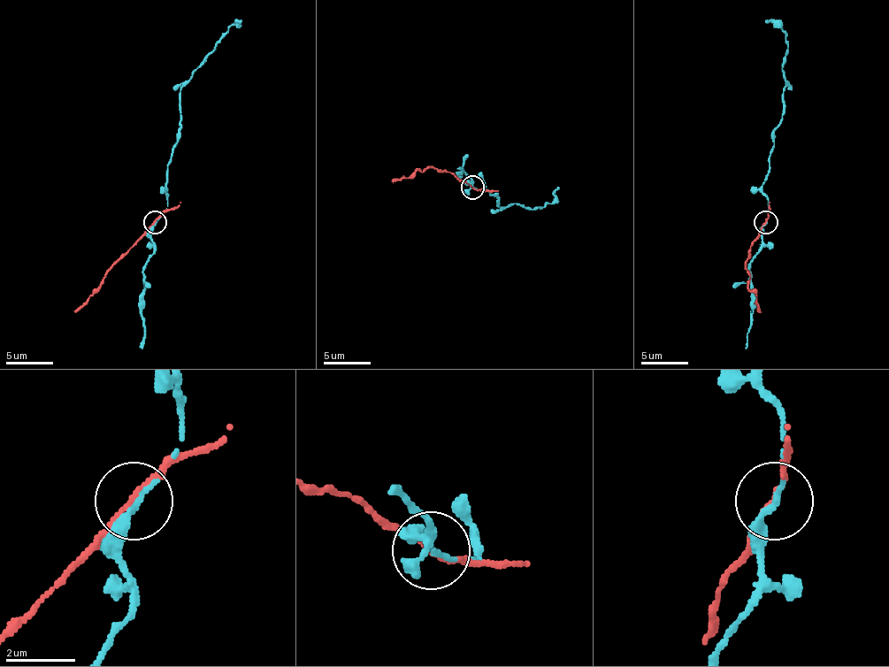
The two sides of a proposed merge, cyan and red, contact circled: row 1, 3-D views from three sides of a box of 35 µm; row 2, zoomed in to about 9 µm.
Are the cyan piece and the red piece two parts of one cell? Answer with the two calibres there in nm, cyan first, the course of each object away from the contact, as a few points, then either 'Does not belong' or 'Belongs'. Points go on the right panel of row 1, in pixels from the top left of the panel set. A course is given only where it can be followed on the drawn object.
Thickness 240 nm (cyan) against 120 nm. Course of cyan: (765, 221), (762, 182), (781, 118), (786, 84), (781, 67), (788, 49), (786, 33), (777, 20), (765, 23). Course of red: (765, 221), (747, 261), (748, 287), (755, 294), (761, 310). Does not belong

